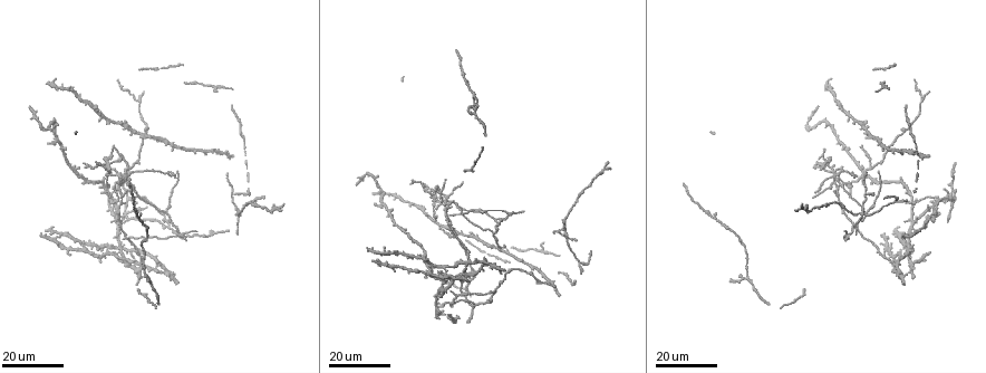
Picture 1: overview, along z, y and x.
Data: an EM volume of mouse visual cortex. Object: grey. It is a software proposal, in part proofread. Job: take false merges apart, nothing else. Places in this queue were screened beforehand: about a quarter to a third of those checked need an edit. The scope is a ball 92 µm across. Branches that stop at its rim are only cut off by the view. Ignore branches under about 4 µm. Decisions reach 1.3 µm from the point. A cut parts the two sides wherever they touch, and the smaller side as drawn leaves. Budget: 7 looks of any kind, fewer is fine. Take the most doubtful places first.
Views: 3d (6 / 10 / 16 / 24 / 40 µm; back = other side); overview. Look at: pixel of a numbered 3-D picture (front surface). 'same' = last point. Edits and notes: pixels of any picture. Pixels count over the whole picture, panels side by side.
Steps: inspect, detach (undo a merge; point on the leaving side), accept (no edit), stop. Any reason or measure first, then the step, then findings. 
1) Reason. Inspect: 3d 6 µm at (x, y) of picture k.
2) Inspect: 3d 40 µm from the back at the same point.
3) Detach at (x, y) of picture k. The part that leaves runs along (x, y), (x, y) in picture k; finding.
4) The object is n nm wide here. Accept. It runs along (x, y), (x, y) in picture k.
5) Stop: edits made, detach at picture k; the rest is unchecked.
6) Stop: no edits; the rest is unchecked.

Four-way junction. Inspect: 3d 16 µm at (118, 181) of picture 1.

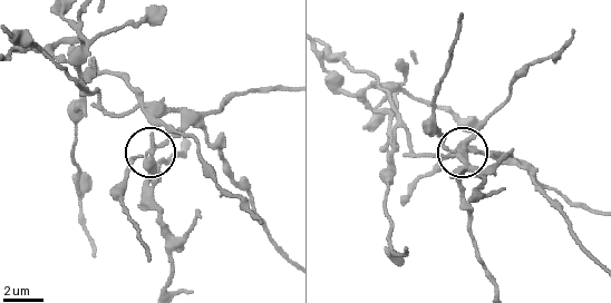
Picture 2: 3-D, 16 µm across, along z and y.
Inspect: 3d 6 µm at (144, 158) of picture 2.

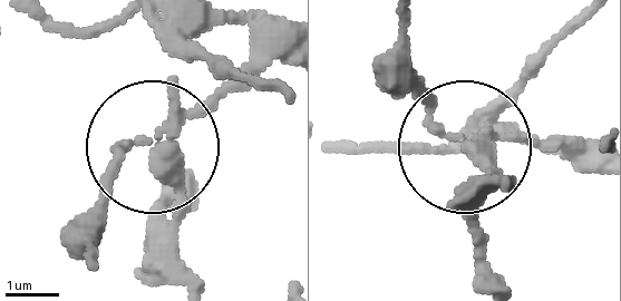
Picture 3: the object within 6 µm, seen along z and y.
Detach at (163, 49) of picture 3. The part that leaves runs along (177, 126), (280, 64) in picture 3; two neurons meet here.

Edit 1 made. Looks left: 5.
Inspect: overview.

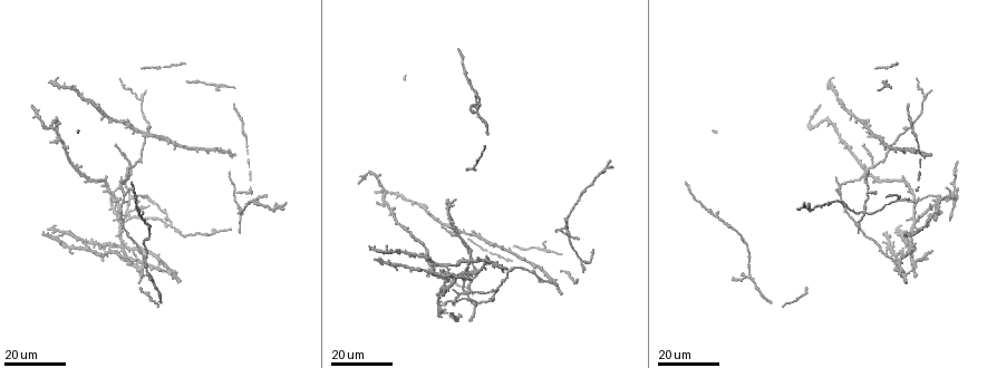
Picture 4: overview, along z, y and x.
Small branch off a trunk. Inspect: 3d 16 µm at (130, 166) of picture 4.

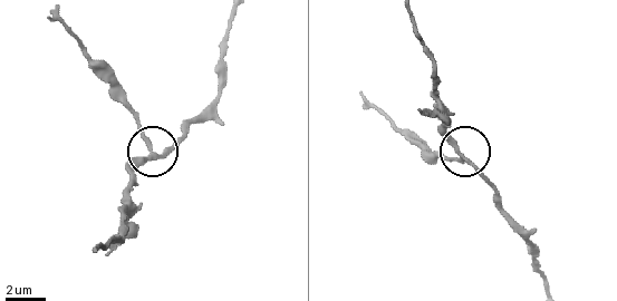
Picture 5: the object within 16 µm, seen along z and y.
Inspect: 3d 10 µm at (153, 152) of picture 5.

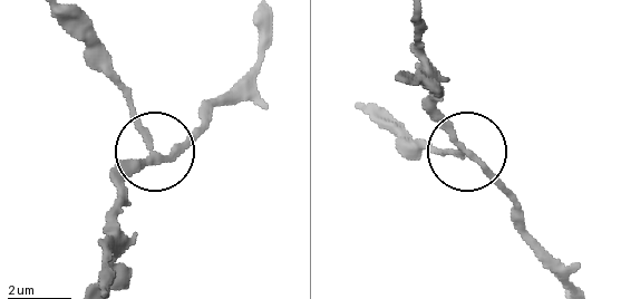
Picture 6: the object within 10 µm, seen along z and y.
3 arms meet here. Accept. It runs along (413, 13), (413, 54), (432, 102), (514, 194) in picture 6; continuous, no second neuron.

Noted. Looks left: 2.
Three-way junction. Inspect: 3d 24 µm at (924, 223) of picture 4.

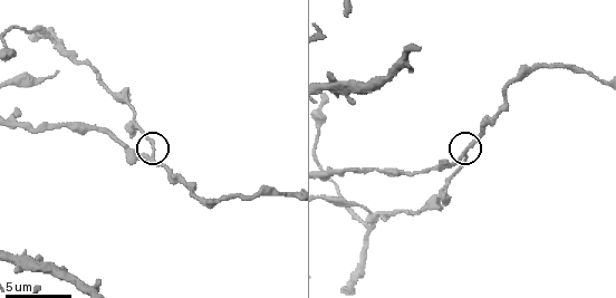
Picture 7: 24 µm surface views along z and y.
Inspect: 3d 10 µm at (152, 154) of picture 7.

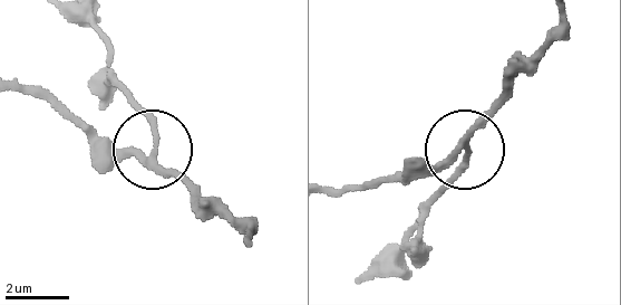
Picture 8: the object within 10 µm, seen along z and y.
The side arm is 27 µm long. Accept. It runs along (333, 189), (398, 181), (467, 154), (430, 210) in picture 8; one neuron here.

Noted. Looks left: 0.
Stop: edits made, detach at picture 3; the rest is unchecked.

